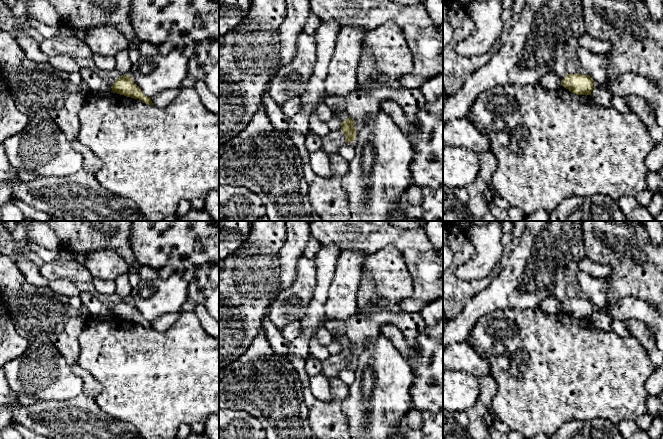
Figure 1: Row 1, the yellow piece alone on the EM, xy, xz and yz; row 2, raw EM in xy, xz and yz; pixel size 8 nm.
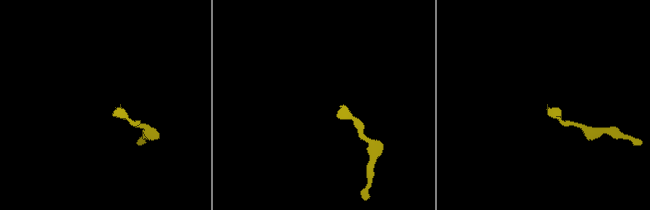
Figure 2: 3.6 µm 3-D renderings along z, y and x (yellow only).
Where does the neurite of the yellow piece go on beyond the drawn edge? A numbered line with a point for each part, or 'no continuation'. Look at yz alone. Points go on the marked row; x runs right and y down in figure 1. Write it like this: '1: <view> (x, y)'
1: yz (536, 43)

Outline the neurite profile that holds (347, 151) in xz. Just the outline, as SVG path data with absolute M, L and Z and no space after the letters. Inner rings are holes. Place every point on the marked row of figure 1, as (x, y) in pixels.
M354 142L345 143L338 153L341 155L344 159L346 159L348 162L351 161L355 156L355 147Z

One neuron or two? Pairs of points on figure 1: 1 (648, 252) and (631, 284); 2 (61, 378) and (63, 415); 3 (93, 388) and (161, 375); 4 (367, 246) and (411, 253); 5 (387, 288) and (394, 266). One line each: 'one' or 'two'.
1: one
2: two
3: two
4: one
5: one

